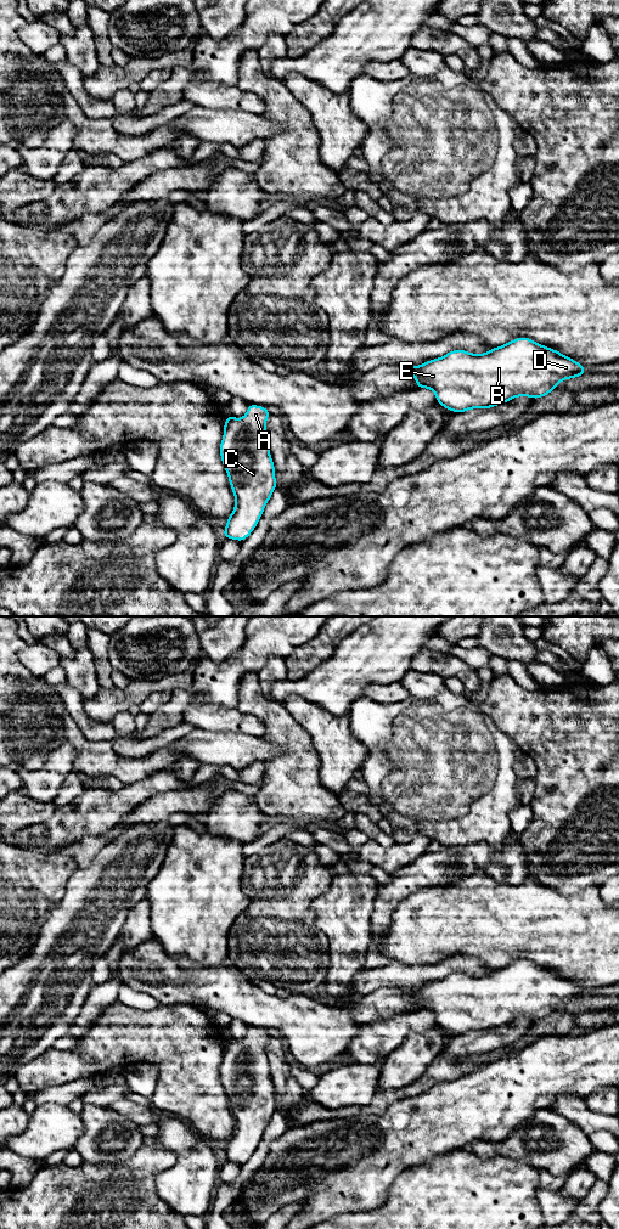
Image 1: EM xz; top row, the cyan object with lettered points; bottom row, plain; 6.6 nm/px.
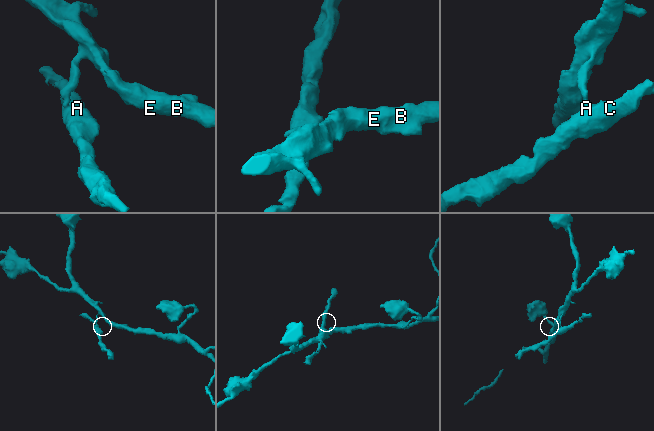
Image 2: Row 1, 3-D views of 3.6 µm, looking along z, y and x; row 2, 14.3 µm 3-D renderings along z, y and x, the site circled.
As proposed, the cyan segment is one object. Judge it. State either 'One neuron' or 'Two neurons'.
Two neurons

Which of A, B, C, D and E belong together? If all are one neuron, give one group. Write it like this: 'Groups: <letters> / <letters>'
Groups: A C / B D E

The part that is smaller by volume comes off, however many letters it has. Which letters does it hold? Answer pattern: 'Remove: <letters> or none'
Remove: A, C

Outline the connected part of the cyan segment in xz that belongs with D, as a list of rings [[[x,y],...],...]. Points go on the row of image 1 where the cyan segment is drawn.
[[[527,337],[484,354],[455,349],[421,366],[401,368],[416,378],[417,389],[432,389],[438,404],[455,413],[493,408],[517,396],[536,400],[561,380],[586,373],[578,361]]]

